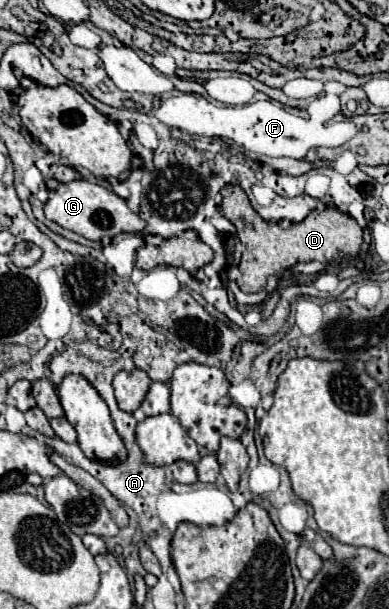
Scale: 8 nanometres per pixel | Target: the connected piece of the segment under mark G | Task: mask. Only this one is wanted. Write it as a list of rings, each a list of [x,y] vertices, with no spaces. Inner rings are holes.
[[[89,181],[63,183],[57,191],[49,191],[49,199],[45,203],[45,217],[61,225],[63,229],[75,231],[91,241],[101,241],[119,233],[141,233],[145,229],[145,221],[137,213],[133,213],[121,197]]]

